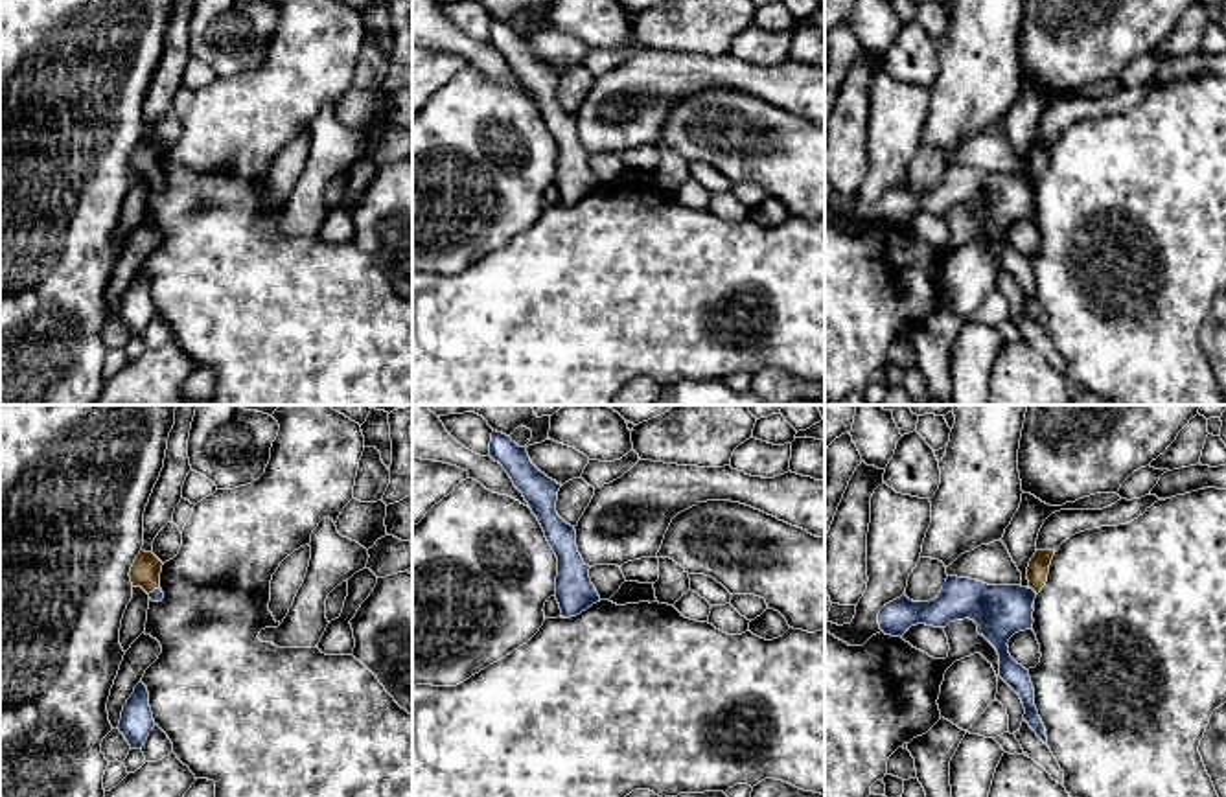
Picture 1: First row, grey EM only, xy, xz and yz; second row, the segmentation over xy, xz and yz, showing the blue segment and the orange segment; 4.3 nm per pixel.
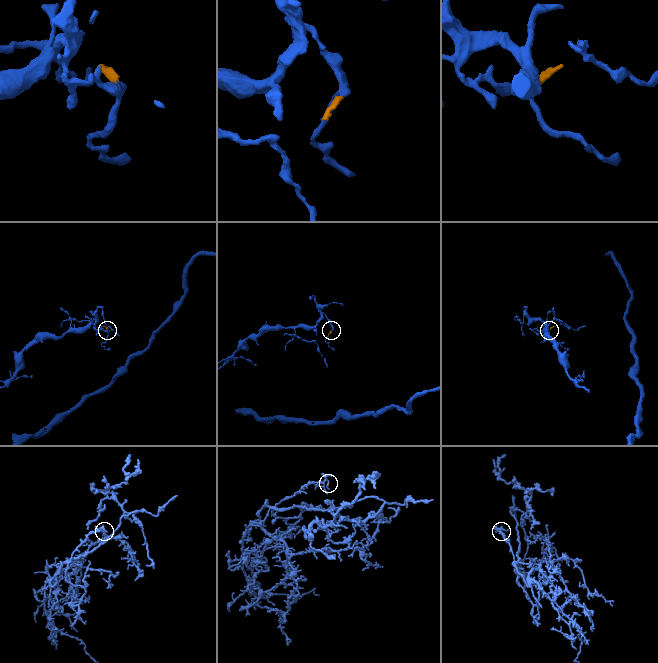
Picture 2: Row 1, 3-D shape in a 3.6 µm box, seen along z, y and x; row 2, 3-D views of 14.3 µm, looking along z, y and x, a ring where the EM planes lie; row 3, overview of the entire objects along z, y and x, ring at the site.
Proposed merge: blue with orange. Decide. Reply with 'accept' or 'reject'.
accept

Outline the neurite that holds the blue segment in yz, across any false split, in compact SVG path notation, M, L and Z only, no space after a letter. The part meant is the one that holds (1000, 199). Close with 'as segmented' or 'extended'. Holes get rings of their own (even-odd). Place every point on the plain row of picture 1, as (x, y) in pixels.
M1036 138L1027 155L1029 173L989 173L970 166L948 164L941 180L930 190L913 190L906 182L884 193L878 201L880 217L902 225L911 214L946 215L970 206L1000 243L1000 265L1020 283L1024 307L1047 333L1046 315L1035 295L1035 276L1029 258L1009 241L1009 226L1033 217L1033 190L1047 169L1055 138Z; extended

